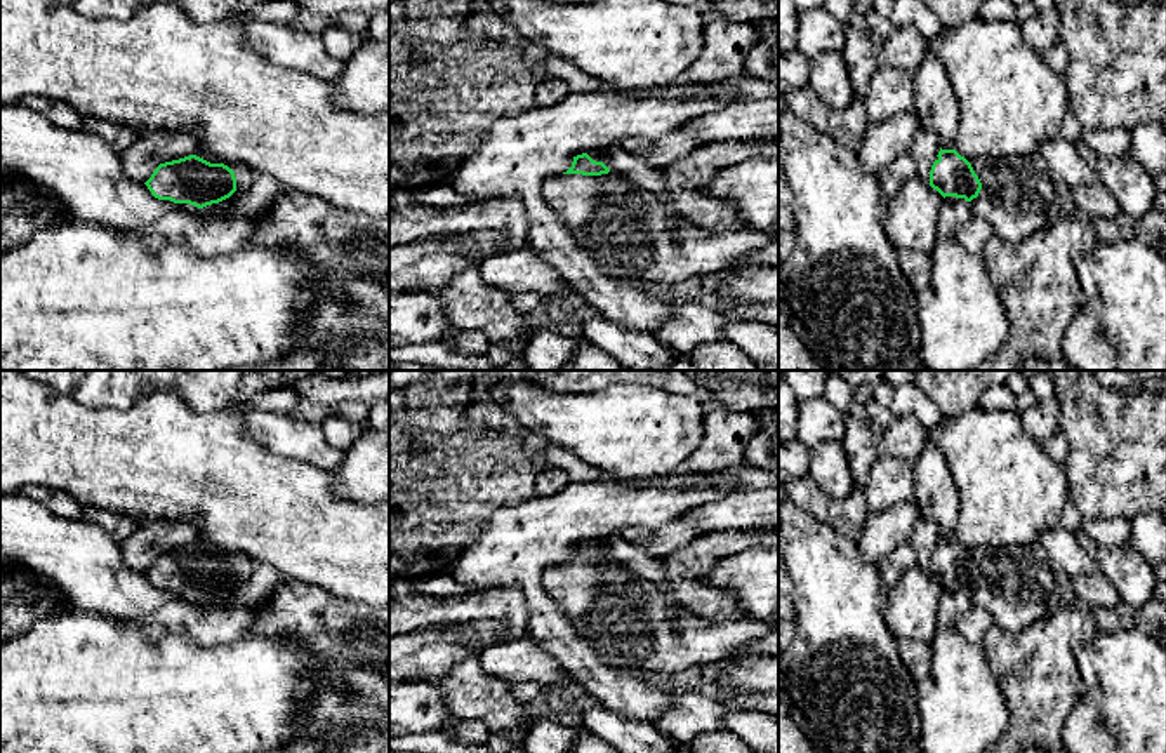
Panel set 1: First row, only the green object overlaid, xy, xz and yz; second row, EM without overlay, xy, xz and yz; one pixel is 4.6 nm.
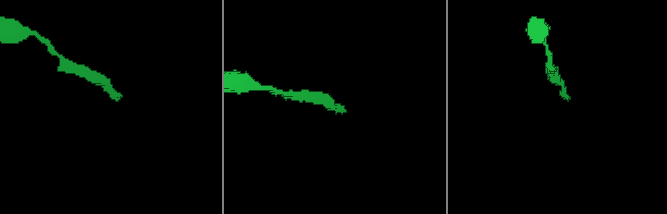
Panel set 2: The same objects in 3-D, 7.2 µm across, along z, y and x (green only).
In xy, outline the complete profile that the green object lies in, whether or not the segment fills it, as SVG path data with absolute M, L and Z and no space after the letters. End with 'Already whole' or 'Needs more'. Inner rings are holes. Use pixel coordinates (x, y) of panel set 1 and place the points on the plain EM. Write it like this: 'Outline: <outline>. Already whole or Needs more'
Outline: M205 537L160 553L144 572L158 590L170 590L193 607L222 603L252 574L254 563L240 551L222 551Z. Needs more

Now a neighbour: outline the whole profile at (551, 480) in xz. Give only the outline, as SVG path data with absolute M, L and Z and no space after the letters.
M547 466L535 482L535 496L553 496L570 483L568 475L560 468Z

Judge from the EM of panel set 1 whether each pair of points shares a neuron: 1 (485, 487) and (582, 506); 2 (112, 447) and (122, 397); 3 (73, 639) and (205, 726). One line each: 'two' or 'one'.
1: two
2: two
3: one

